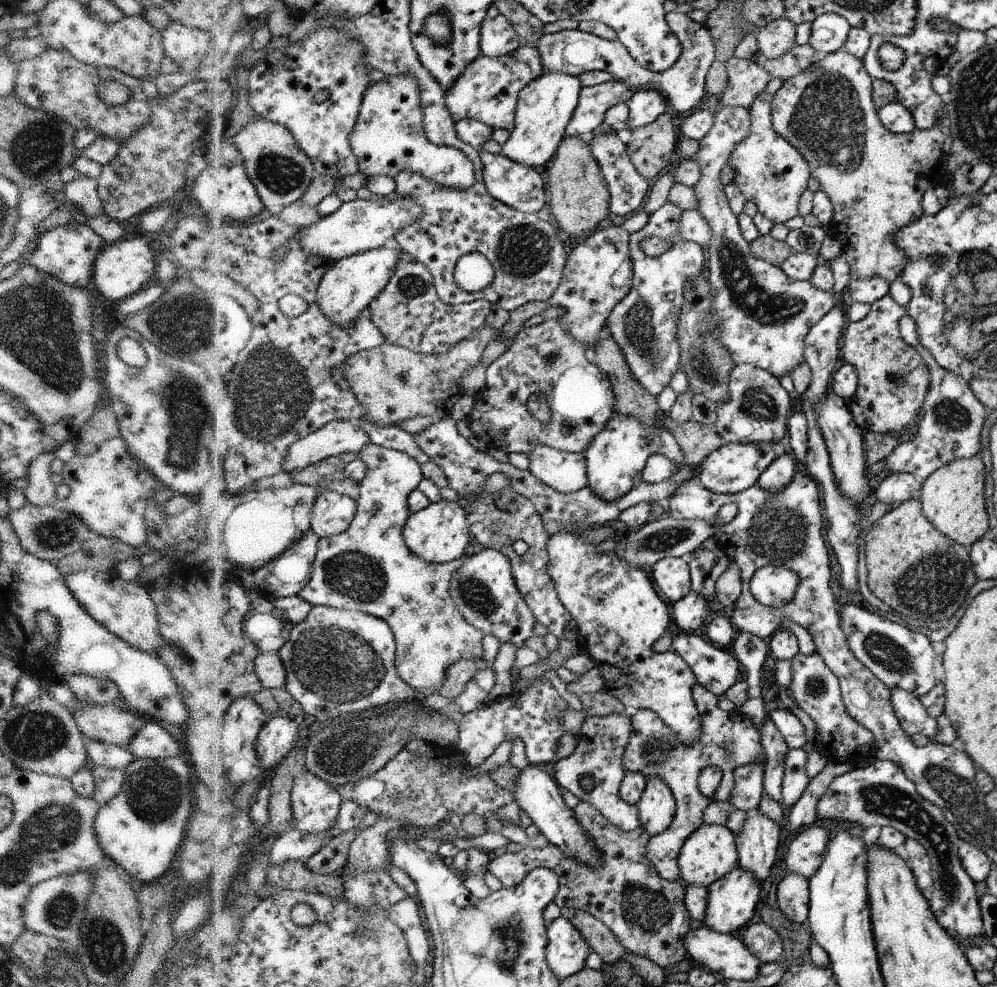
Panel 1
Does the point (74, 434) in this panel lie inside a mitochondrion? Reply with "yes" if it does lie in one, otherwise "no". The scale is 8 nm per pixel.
no

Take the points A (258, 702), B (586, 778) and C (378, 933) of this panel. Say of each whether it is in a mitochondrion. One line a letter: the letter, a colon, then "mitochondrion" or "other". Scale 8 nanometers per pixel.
A: other
B: other
C: mitochondrion

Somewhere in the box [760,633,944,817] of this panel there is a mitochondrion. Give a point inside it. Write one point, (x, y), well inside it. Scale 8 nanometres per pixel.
(816, 687)

